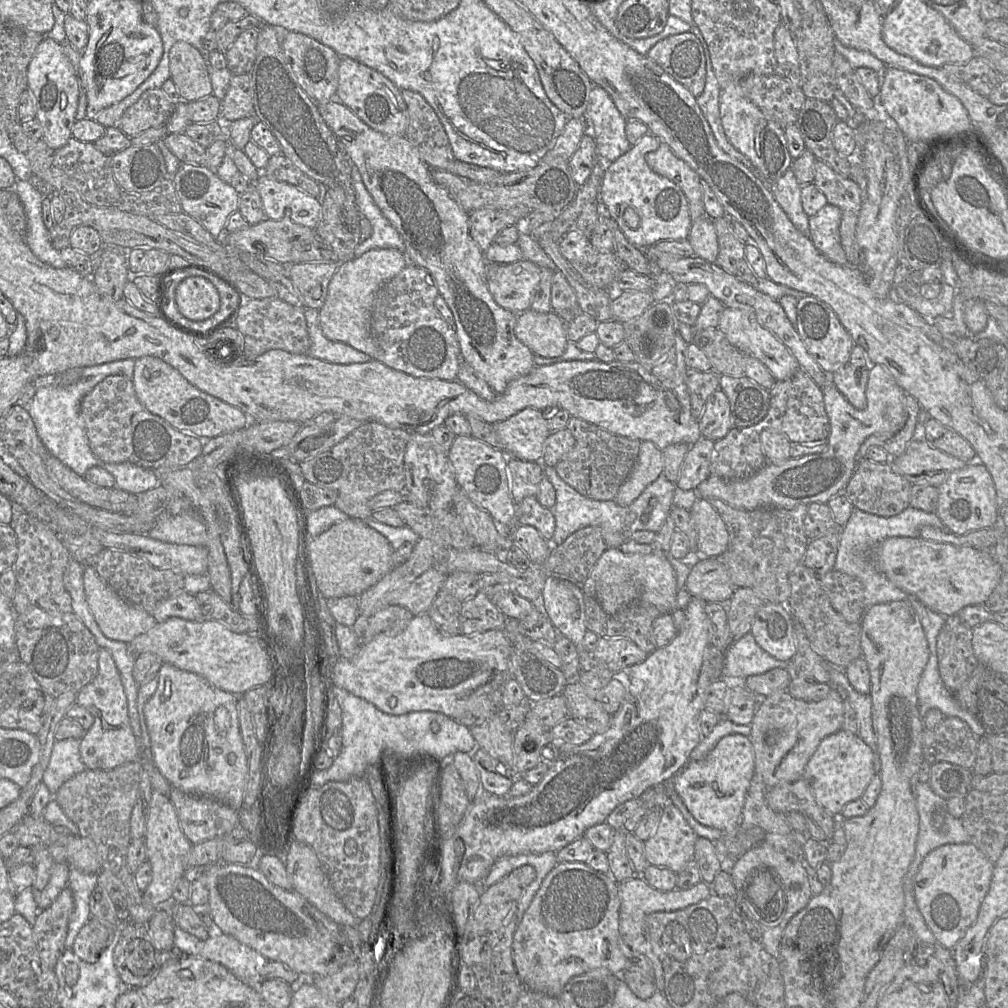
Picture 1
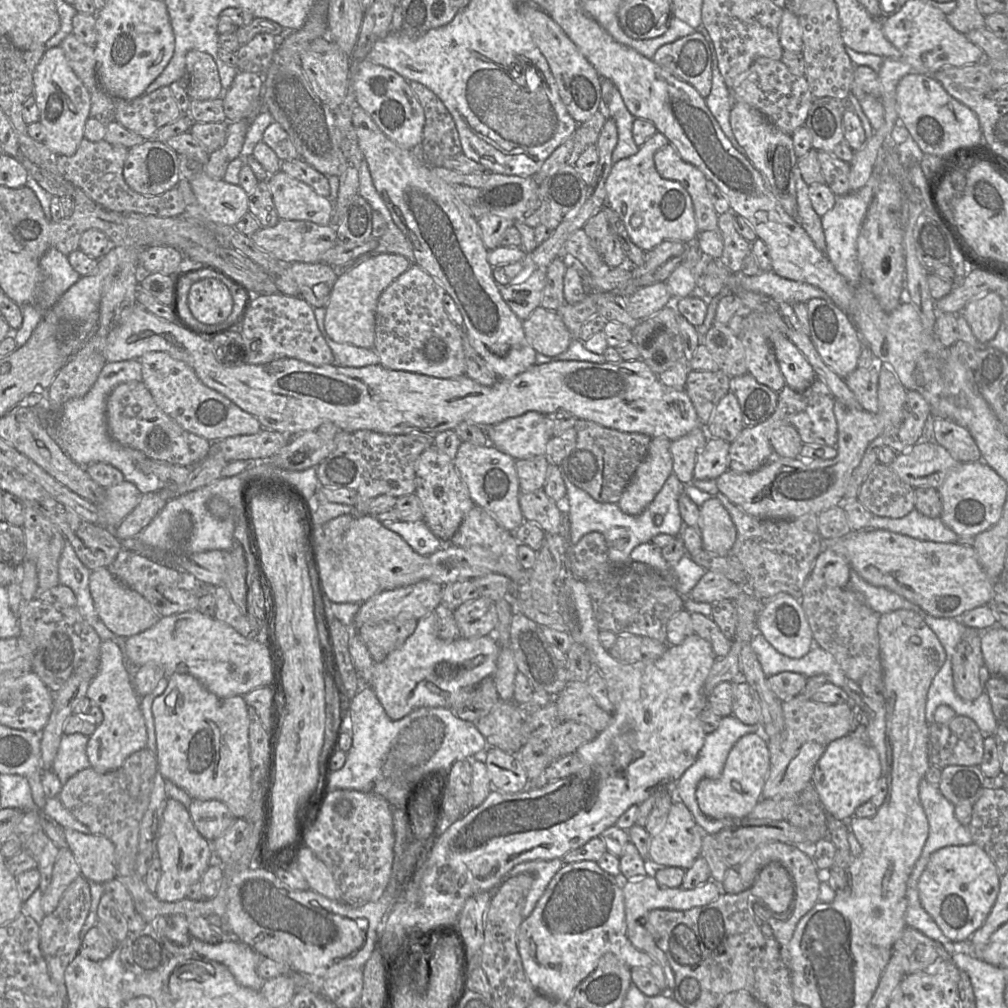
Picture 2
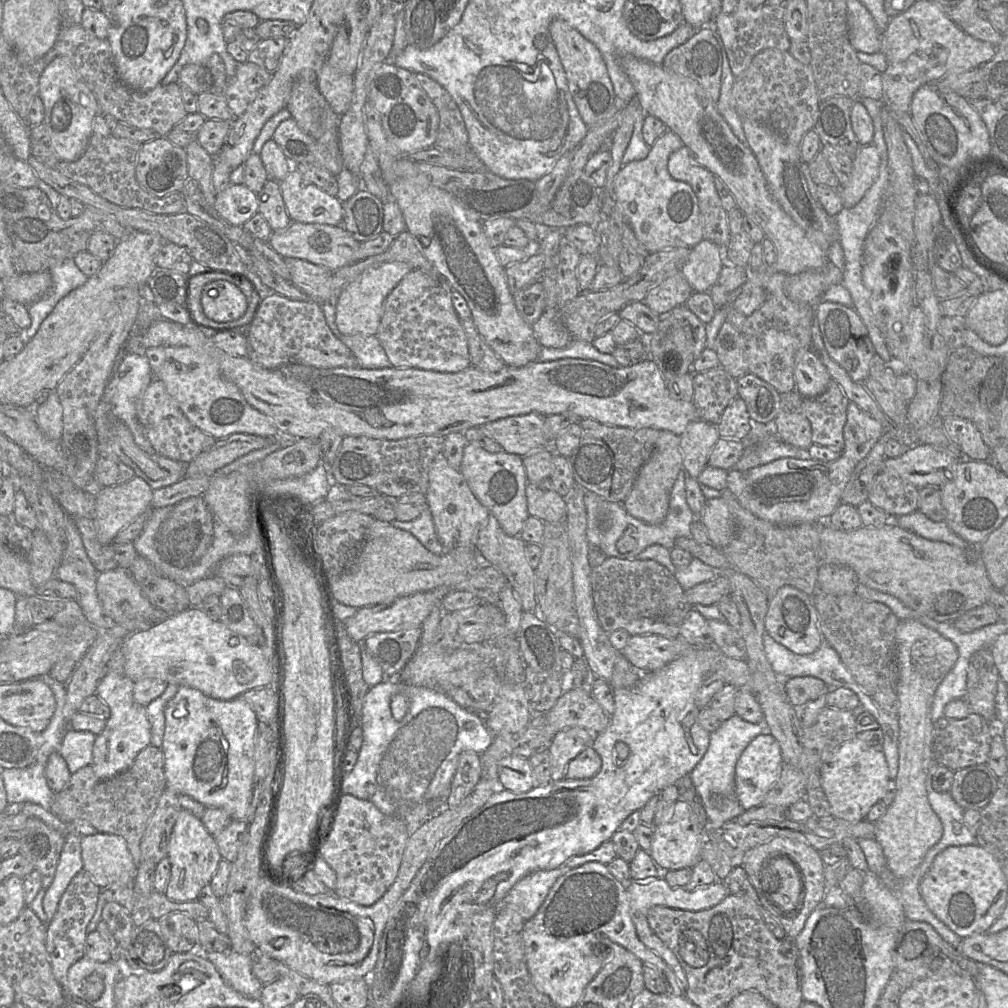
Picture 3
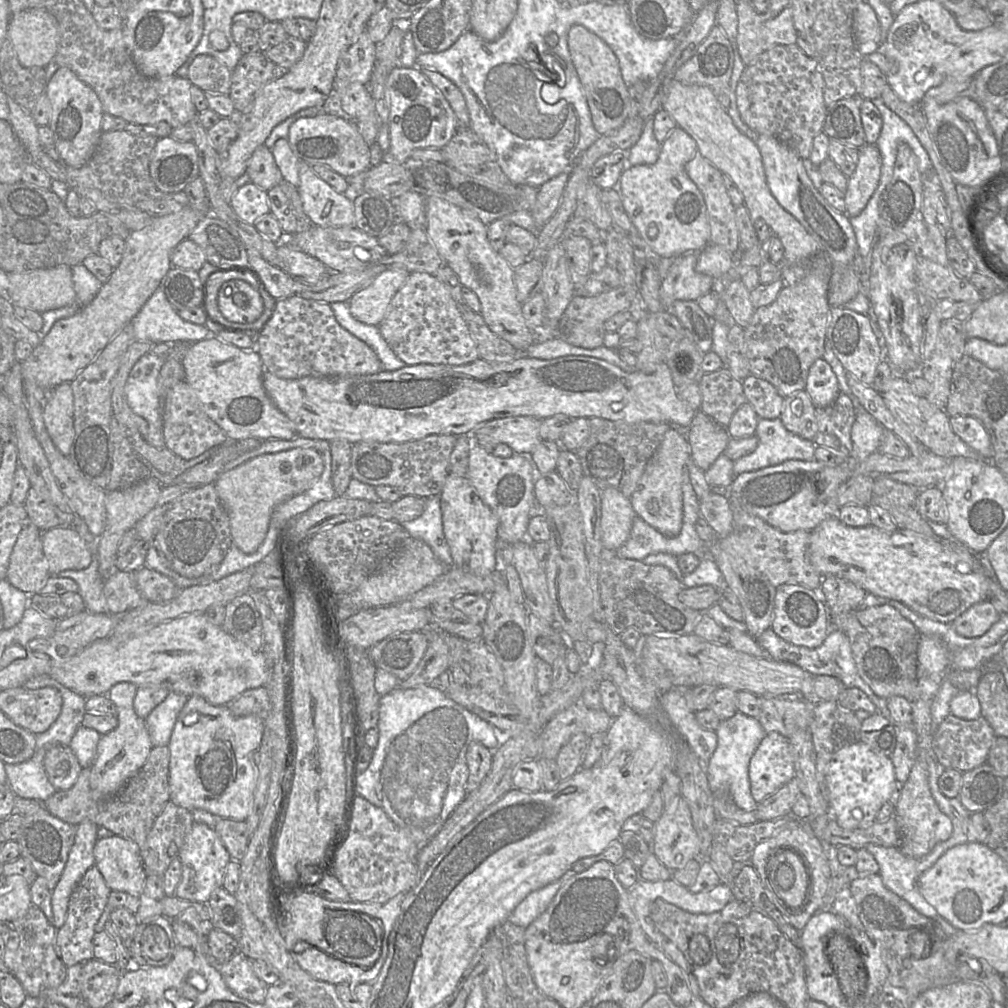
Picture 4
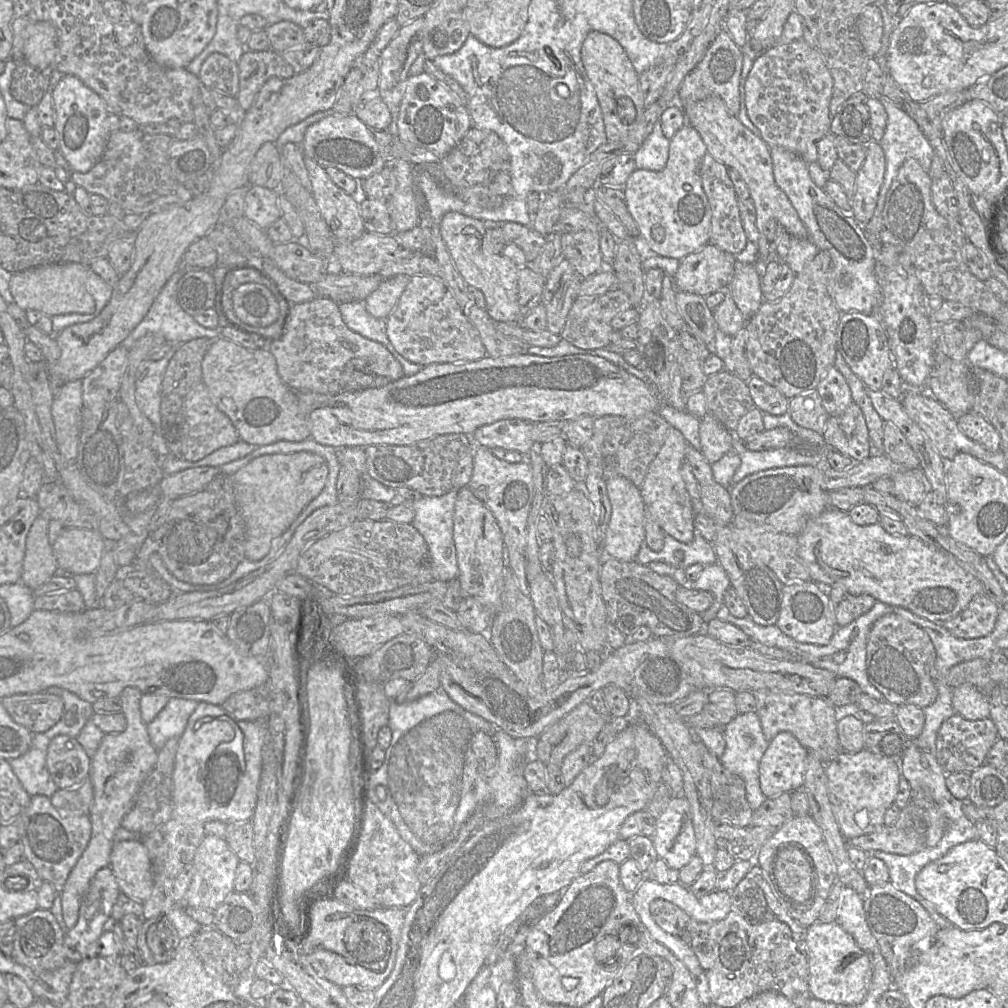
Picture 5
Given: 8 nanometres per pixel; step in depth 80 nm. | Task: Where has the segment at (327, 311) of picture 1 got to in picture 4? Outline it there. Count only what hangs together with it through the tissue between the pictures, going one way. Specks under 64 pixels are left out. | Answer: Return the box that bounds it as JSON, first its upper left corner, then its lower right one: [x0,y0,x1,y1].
[349,269,409,326]

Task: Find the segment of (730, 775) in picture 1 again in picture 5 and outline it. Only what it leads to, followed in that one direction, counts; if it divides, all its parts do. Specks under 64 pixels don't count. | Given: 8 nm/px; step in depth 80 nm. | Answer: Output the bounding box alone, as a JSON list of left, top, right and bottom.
[759,732,810,798]

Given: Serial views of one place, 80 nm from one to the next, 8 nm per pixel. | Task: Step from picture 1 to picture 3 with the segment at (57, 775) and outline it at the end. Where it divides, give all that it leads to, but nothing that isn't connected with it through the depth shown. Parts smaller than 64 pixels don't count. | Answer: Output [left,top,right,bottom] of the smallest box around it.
[58,728,96,774]

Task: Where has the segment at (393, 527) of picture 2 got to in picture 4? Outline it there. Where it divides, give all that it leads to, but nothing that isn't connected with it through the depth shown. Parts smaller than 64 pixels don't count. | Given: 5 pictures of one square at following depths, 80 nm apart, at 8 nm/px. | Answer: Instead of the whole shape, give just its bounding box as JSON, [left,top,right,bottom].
[401,496,454,569]

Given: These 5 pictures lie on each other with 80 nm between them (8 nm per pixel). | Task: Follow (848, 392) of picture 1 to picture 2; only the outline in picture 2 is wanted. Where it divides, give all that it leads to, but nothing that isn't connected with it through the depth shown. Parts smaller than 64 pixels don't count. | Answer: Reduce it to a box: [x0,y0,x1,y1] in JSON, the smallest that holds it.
[844,357,883,413]

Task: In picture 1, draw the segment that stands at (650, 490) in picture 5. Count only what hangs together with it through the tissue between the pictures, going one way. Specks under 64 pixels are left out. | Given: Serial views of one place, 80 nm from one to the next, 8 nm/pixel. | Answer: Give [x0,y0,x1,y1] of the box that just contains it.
[614,441,663,507]

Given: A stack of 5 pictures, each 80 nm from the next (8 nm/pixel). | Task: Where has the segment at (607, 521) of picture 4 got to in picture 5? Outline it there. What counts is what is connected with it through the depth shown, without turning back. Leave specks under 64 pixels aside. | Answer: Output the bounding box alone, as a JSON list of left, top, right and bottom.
[604,476,647,561]

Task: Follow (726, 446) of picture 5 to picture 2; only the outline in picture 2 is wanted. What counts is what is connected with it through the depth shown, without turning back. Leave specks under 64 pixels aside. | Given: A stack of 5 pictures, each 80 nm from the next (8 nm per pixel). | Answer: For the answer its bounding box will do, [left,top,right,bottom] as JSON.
[670,426,709,485]

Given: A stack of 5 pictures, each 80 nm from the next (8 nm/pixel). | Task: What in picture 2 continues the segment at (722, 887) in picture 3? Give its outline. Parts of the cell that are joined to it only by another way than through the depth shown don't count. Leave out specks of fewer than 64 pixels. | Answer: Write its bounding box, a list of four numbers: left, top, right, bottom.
[622,874,722,992]

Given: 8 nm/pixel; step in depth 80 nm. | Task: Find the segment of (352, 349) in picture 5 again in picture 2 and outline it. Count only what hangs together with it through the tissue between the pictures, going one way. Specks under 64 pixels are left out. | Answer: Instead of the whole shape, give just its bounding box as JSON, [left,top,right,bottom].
[233,293,334,366]

